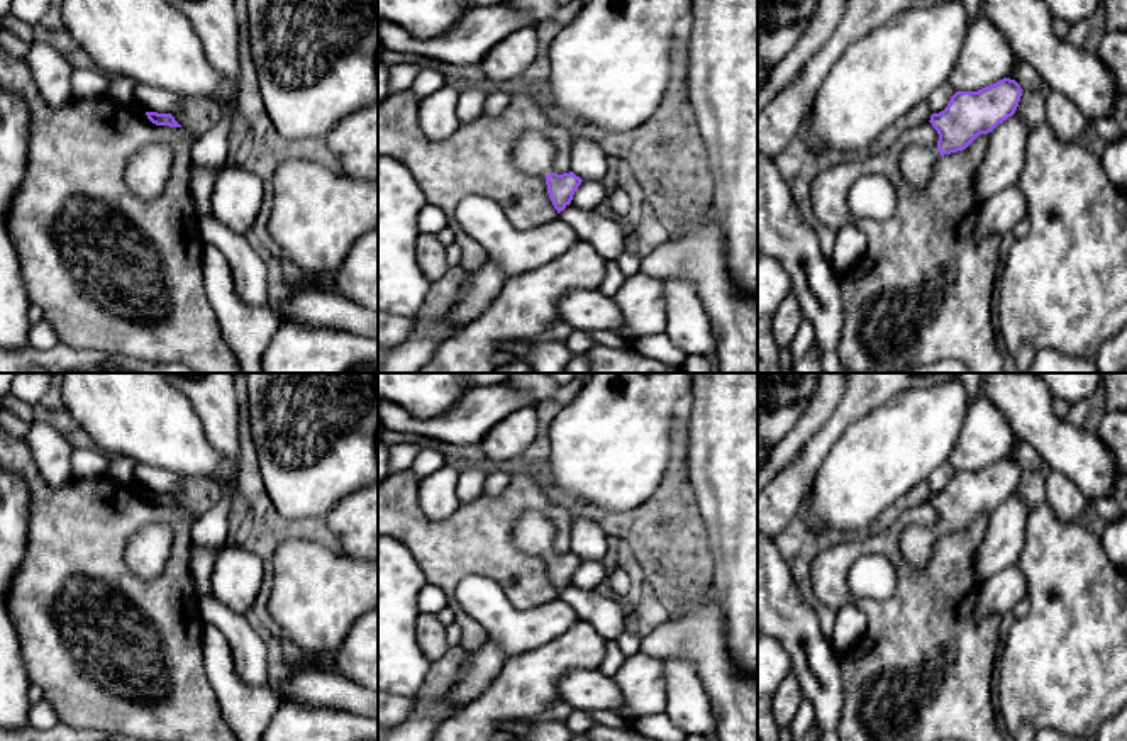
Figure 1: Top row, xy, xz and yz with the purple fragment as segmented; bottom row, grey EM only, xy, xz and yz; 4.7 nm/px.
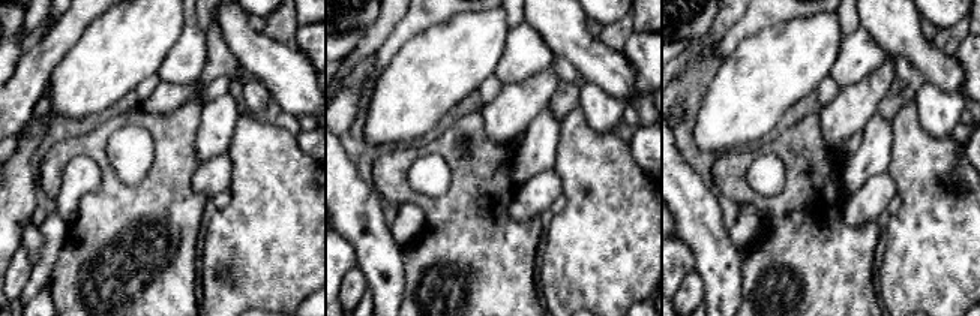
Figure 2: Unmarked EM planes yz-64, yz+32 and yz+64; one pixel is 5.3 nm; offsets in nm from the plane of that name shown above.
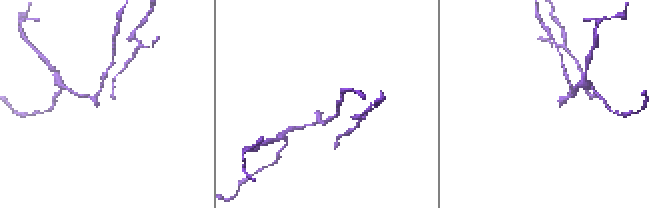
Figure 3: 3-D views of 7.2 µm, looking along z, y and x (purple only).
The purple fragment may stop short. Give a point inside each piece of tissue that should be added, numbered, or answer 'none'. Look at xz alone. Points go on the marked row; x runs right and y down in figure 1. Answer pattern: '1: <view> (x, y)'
1: xz (532, 153)

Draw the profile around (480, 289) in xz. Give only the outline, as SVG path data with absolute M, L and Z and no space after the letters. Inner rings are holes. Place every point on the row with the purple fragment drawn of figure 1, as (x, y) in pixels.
M486 259L480 270L466 273L446 312L412 317L414 326L407 339L393 346L378 363L378 373L419 373L442 341L486 312L507 280L491 259Z

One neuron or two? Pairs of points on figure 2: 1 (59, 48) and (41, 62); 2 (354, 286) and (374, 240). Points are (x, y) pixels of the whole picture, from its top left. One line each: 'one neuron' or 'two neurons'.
1: one neuron
2: two neurons

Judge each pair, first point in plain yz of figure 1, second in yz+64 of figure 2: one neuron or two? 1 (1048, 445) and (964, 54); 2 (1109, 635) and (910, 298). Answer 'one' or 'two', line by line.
1: two
2: one

